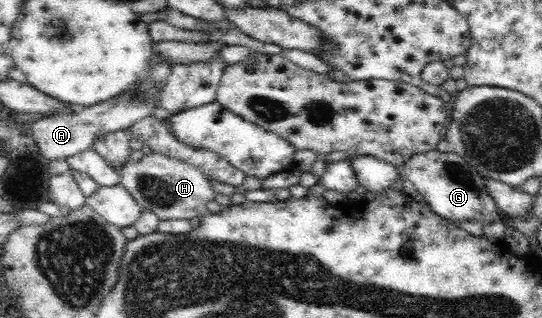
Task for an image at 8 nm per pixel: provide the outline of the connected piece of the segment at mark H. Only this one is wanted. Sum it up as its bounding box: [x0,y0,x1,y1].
[121,152,215,221]

